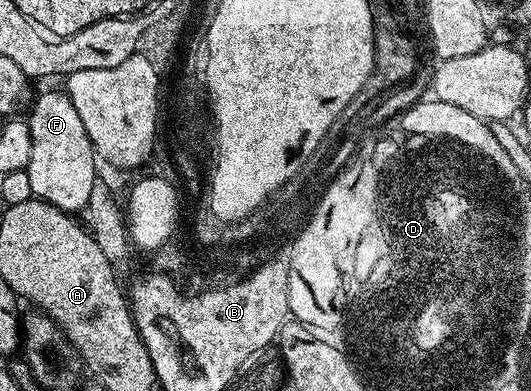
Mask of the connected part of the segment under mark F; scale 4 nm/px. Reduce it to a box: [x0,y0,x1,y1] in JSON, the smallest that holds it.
[26,91,97,213]

